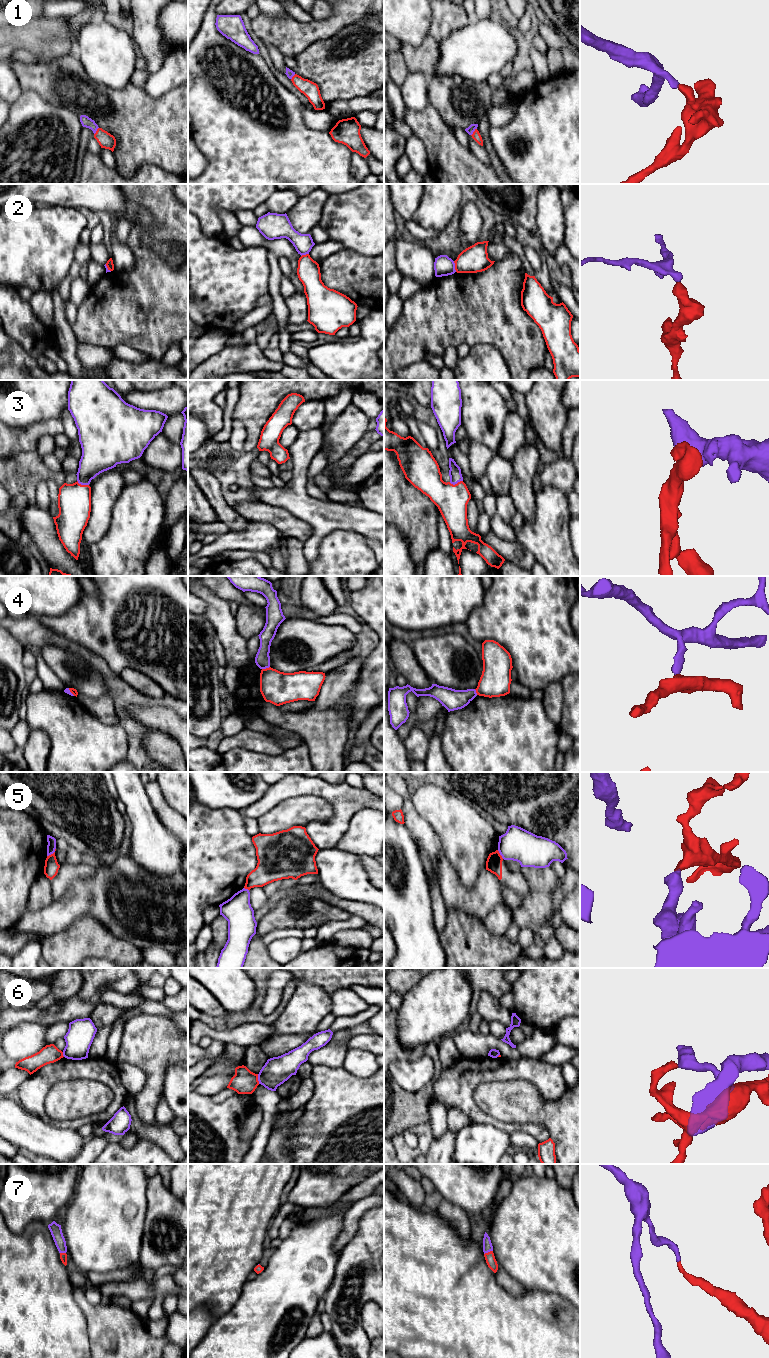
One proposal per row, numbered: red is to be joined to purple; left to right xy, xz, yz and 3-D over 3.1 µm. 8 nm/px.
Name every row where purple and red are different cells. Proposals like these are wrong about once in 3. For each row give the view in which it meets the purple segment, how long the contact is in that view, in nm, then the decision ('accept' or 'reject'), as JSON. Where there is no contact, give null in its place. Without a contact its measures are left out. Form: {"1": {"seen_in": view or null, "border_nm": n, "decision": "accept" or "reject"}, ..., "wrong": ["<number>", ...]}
{"1": {"seen_in": "yz", "border_nm": 80, "decision": "reject"}, "2": {"seen_in": "yz", "border_nm": 90, "decision": "reject"}, "3": {"seen_in": "yz", "border_nm": 110, "decision": "accept"}, "4": {"seen_in": "xz", "border_nm": 70, "decision": "reject"}, "5": {"seen_in": "xy", "border_nm": 100, "decision": "reject"}, "6": {"seen_in": "xz", "border_nm": 80, "decision": "reject"}, "7": {"seen_in": "yz", "border_nm": 80, "decision": "accept"}, "wrong": ["1", "2", "4", "5", "6"]}

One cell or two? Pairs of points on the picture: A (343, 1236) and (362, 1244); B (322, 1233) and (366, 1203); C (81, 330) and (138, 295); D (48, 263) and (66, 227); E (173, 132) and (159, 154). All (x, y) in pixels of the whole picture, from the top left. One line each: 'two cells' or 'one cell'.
A: two cells
B: two cells
C: one cell
D: one cell
E: one cell

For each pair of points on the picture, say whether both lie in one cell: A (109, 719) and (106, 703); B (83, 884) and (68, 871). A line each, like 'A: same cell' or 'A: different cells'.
A: same cell
B: different cells

